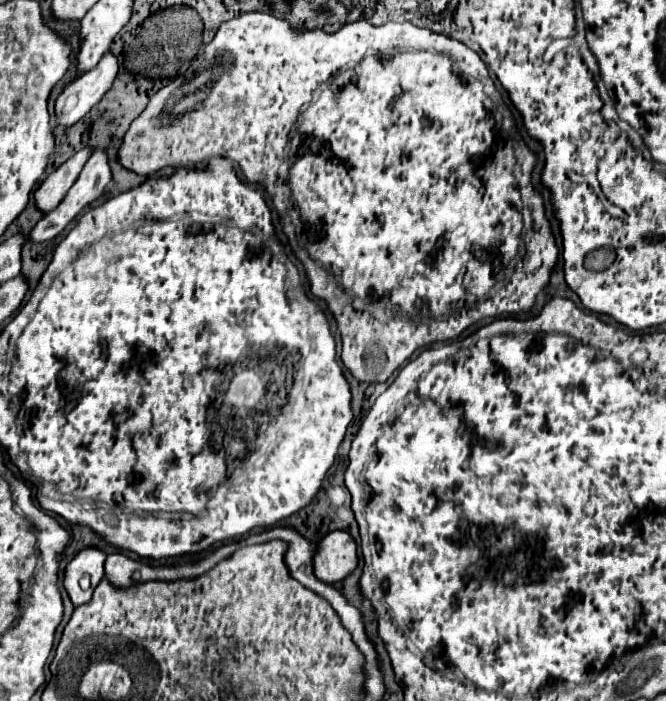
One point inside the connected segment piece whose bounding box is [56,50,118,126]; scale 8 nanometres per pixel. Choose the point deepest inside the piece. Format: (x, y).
(84, 93)

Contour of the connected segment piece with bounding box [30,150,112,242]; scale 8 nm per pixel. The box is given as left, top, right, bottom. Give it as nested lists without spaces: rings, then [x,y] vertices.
[[[96,150],[90,156],[90,160],[86,162],[86,166],[82,168],[82,172],[80,172],[76,184],[70,188],[68,196],[32,228],[30,240],[32,242],[44,242],[44,240],[52,240],[54,236],[58,236],[88,204],[92,204],[96,198],[100,198],[104,194],[110,180],[112,180],[112,170],[110,170],[110,164],[108,164],[108,154],[106,154],[106,150]]]

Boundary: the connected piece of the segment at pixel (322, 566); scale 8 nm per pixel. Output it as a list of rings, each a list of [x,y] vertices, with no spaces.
[[[334,530],[318,544],[314,558],[314,574],[328,584],[348,578],[358,566],[358,550],[354,538],[346,530]]]

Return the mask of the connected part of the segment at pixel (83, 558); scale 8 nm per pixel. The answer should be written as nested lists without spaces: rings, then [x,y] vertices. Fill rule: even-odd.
[[[90,546],[90,548],[80,550],[74,556],[74,560],[68,564],[66,578],[64,578],[64,588],[66,588],[68,596],[70,596],[70,600],[74,602],[74,606],[86,604],[92,598],[94,588],[98,586],[98,582],[104,576],[104,560],[106,560],[106,554],[102,550]],[[82,576],[90,578],[88,588],[80,586]]]

